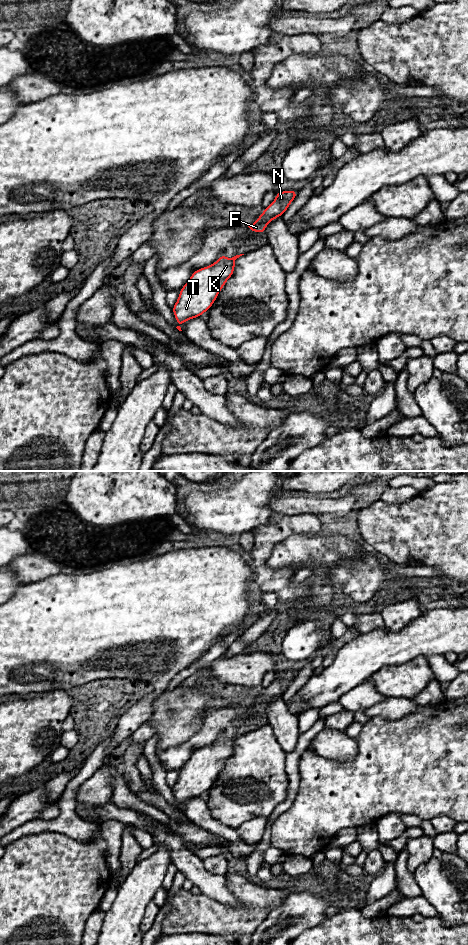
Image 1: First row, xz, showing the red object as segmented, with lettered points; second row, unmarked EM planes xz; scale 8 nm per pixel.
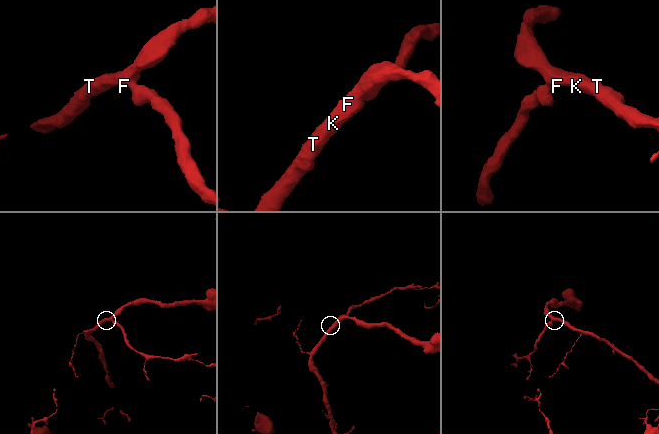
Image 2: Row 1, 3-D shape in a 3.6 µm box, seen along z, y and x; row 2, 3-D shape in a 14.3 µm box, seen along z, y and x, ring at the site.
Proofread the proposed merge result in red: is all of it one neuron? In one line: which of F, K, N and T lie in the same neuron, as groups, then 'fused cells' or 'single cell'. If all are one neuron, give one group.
F K N T | single cell

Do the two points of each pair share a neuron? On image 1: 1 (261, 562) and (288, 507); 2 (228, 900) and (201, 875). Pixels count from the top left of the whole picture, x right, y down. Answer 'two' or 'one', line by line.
1: two
2: one

